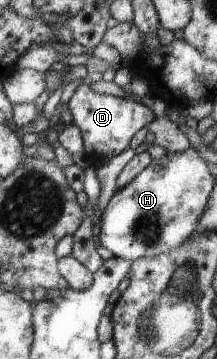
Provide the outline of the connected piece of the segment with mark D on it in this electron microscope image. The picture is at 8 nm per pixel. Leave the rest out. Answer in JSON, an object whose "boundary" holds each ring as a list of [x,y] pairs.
{"boundary":[[[80,84],[77,87],[67,103],[67,108],[69,108],[69,113],[73,117],[72,124],[79,128],[87,157],[91,158],[93,166],[103,163],[98,158],[104,154],[110,154],[113,157],[123,153],[129,148],[131,138],[135,133],[144,125],[147,126],[156,119],[151,105],[135,102],[124,97],[99,94],[87,84]]]}

